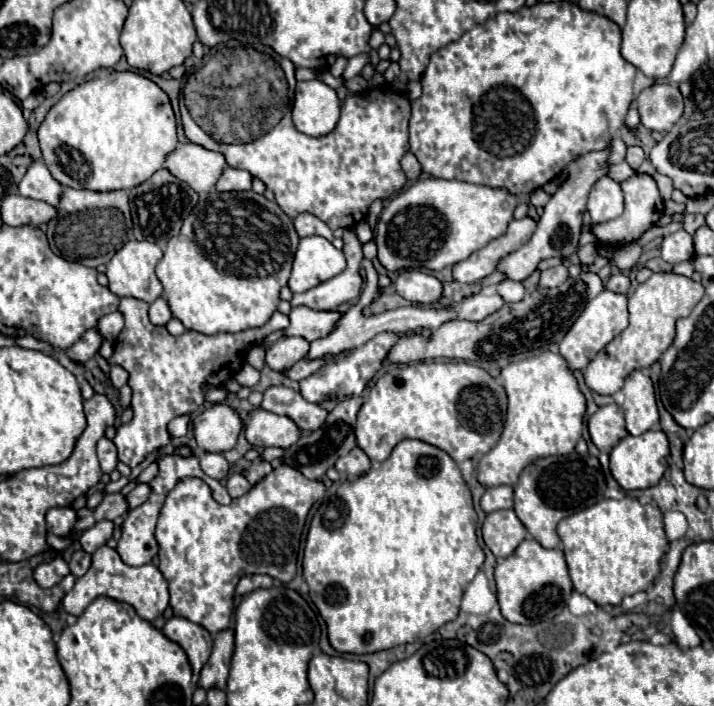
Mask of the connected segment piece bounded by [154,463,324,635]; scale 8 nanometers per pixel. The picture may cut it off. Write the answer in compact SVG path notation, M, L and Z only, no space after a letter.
M282 463L280 467L272 469L272 473L268 473L266 477L262 477L256 485L252 485L252 489L242 495L242 497L236 497L232 499L230 505L220 505L214 501L212 493L210 493L210 487L202 481L202 479L182 479L166 497L164 501L164 507L160 511L160 517L158 517L158 525L156 525L156 541L158 541L158 567L162 571L162 575L166 577L168 581L168 587L170 587L170 605L174 609L174 615L178 617L186 617L202 627L206 627L212 635L216 635L218 631L222 629L228 629L230 627L230 617L232 617L232 611L234 611L234 589L236 589L236 583L244 577L244 575L252 575L252 573L264 573L264 575L270 575L282 583L288 583L290 579L294 579L296 575L296 561L298 561L298 549L300 549L300 535L302 535L302 529L304 529L304 523L306 523L306 517L308 517L308 511L310 507L314 505L314 501L318 501L320 497L324 495L324 485L320 481L310 481L310 479L304 479L304 475L300 475L300 471L296 471L294 467L288 467L286 463Z

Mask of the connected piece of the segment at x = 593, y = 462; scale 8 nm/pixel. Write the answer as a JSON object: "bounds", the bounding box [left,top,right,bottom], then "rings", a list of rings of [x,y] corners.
{"bounds":[514,453,606,549],"rings":[[[578,453],[566,457],[546,457],[528,465],[520,475],[518,485],[514,487],[514,511],[528,533],[542,547],[552,549],[560,543],[560,537],[556,533],[558,521],[568,517],[570,513],[578,513],[598,503],[600,499],[604,499],[604,491],[606,481],[596,457],[582,457]]]}

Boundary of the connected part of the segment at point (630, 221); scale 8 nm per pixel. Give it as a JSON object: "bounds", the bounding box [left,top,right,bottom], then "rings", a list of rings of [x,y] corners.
{"bounds":[592,173,664,247],"rings":[[[636,173],[632,175],[630,179],[626,179],[624,183],[620,183],[622,191],[624,191],[624,213],[616,219],[610,219],[606,223],[600,223],[596,225],[592,231],[596,233],[596,237],[604,243],[604,245],[610,245],[610,247],[618,247],[620,243],[630,243],[634,239],[638,239],[646,229],[650,229],[664,213],[664,201],[658,193],[658,185],[656,181],[646,175],[646,173]]]}

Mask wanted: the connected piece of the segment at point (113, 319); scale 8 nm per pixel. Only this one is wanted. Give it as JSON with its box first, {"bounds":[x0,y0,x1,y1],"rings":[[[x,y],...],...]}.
{"bounds":[98,311,124,341],"rings":[[[118,311],[116,313],[110,313],[110,315],[106,315],[106,317],[100,319],[98,329],[104,335],[104,339],[116,341],[116,337],[120,335],[120,331],[124,329],[124,317]]]}

